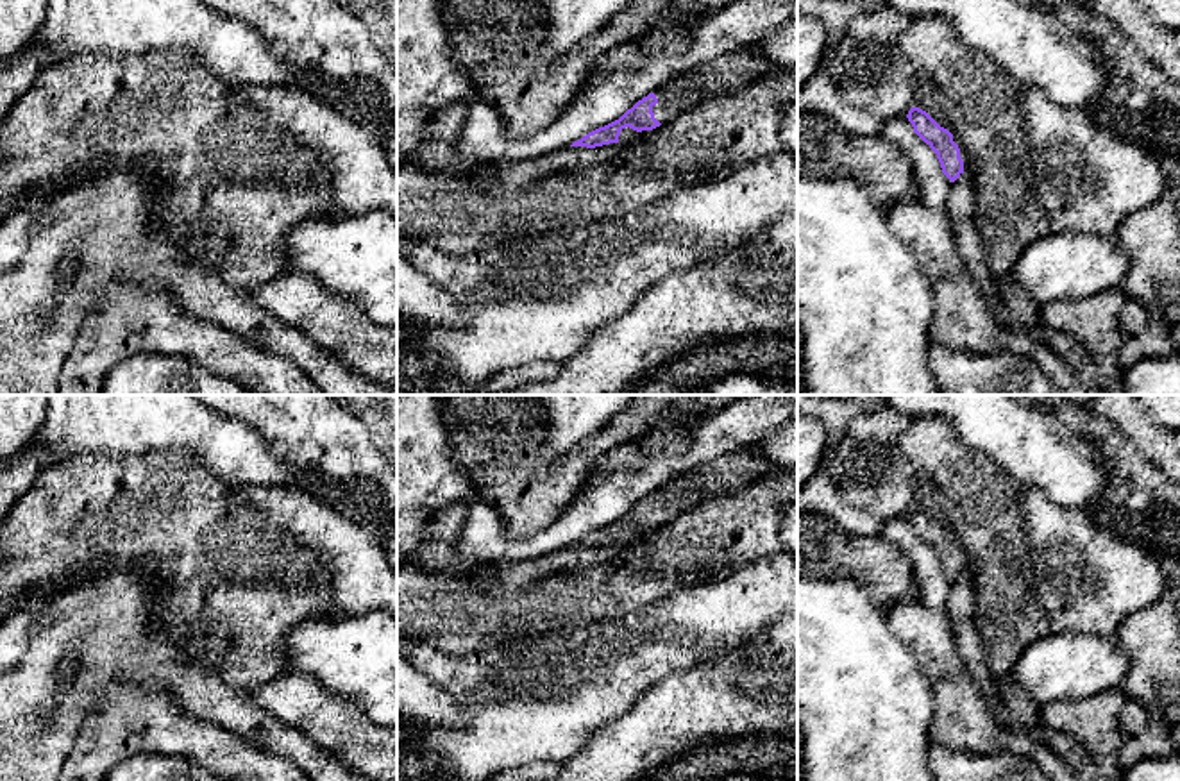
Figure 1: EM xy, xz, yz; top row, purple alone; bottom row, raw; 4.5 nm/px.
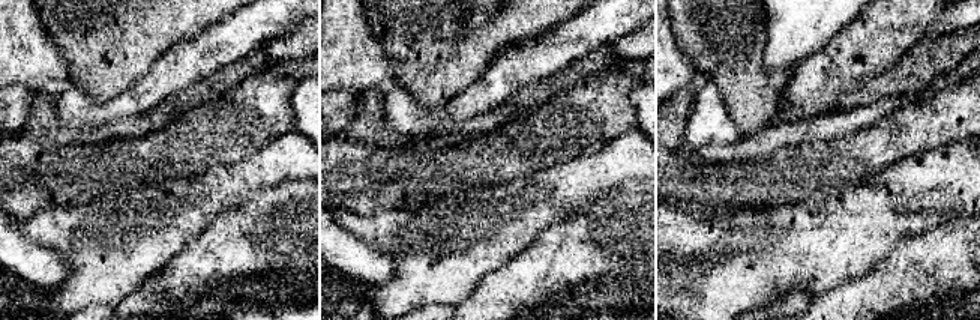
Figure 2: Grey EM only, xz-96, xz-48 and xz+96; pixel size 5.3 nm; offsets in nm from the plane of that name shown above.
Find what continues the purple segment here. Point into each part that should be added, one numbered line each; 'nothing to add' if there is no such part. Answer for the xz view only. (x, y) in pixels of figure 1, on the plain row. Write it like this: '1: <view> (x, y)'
1: xz (724, 474)

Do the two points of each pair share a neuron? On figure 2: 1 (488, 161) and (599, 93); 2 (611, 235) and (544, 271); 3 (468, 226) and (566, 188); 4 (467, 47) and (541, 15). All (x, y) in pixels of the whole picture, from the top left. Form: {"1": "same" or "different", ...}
{"1": "same", "2": "same", "3": "same", "4": "same"}

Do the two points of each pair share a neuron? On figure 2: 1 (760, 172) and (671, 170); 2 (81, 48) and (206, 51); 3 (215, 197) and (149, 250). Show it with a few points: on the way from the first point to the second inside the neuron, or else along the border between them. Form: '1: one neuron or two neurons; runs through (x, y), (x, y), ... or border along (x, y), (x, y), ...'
1: one neuron; runs through (737, 176), (694, 176)
2: two neurons; border along (197, 35), (173, 42), (155, 62)
3: one neuron; runs through (198, 205), (191, 208), (165, 233)

